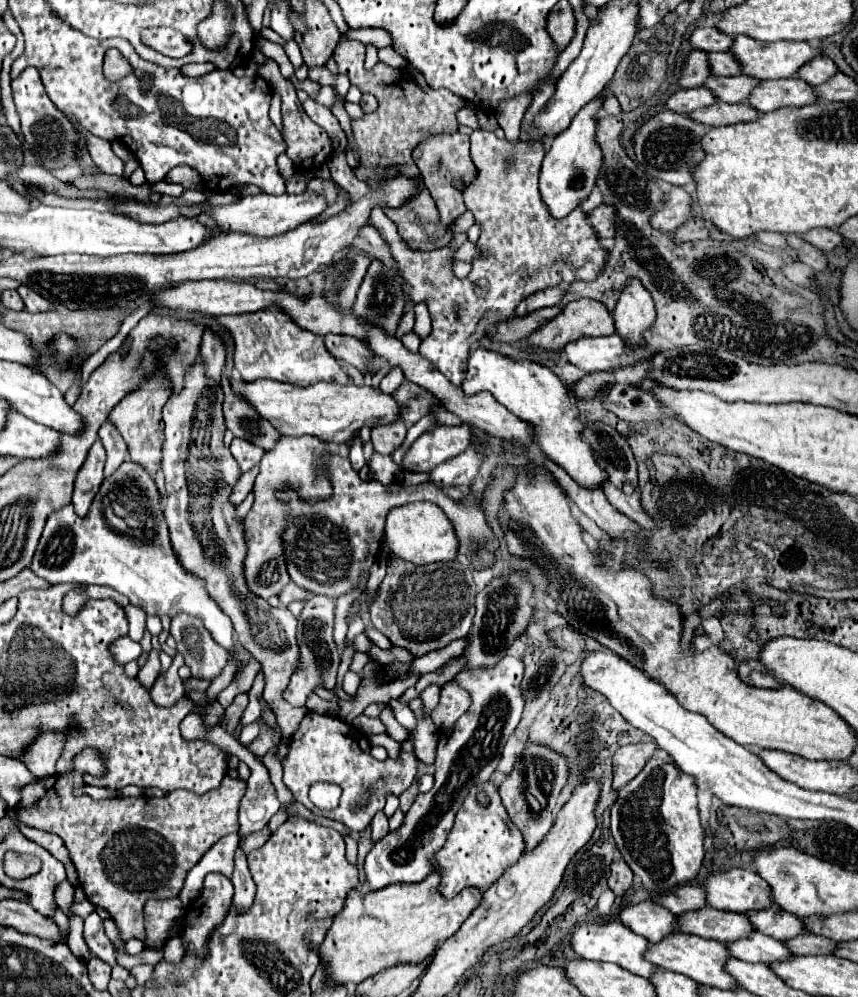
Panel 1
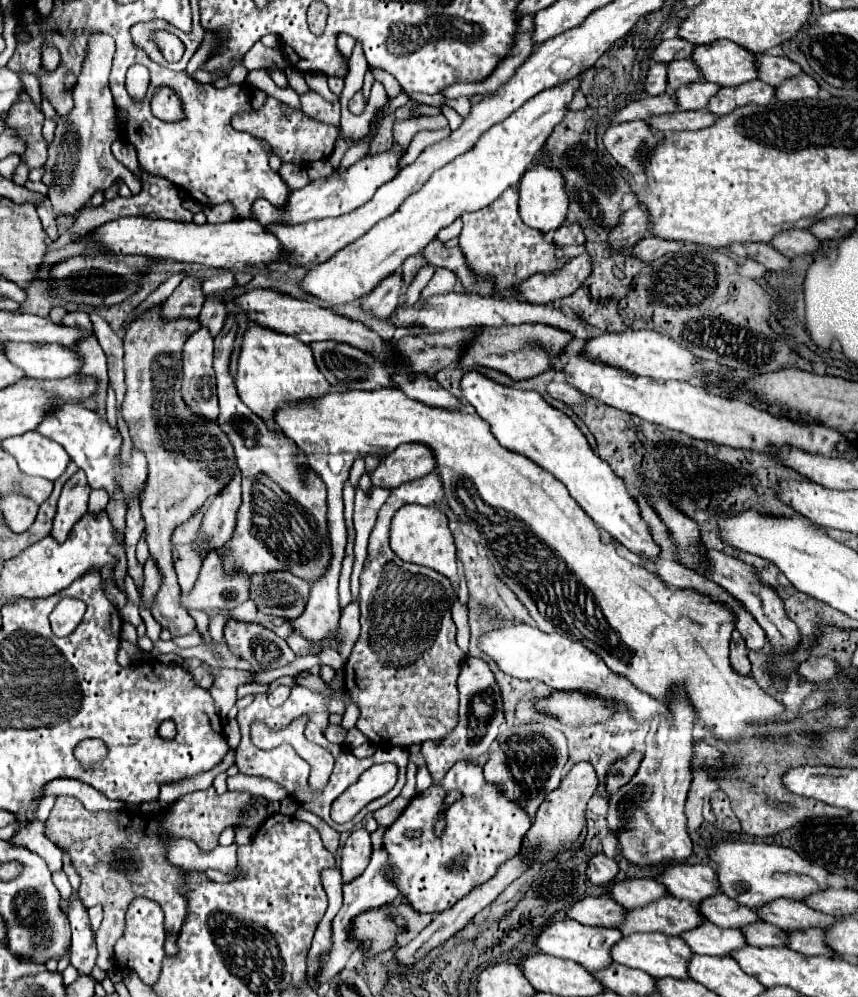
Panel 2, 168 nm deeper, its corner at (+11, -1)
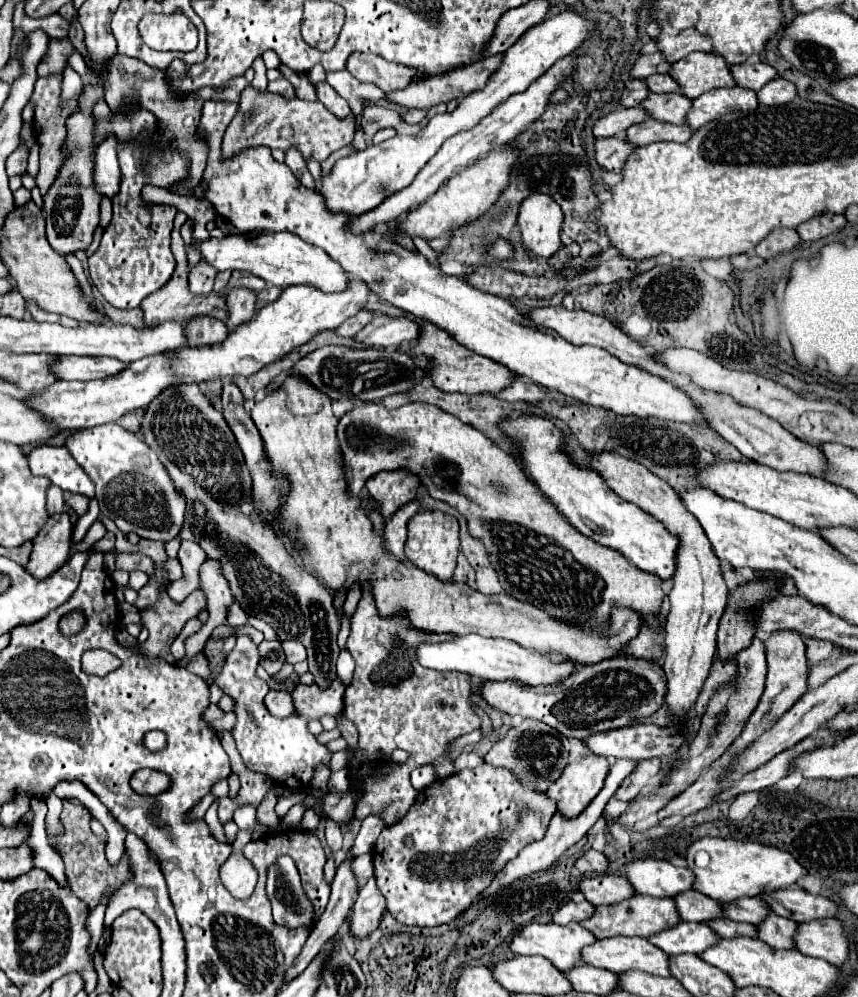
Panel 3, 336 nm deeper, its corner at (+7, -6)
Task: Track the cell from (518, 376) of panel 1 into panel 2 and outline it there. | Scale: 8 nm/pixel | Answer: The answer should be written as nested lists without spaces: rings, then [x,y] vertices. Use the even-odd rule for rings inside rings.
[[[466,371],[462,375],[460,391],[462,397],[476,409],[476,413],[490,423],[490,429],[500,445],[532,459],[558,481],[562,481],[570,497],[586,511],[588,517],[592,517],[598,527],[606,529],[626,549],[644,559],[656,557],[660,553],[658,545],[652,541],[648,525],[640,519],[638,505],[628,493],[624,481],[616,477],[610,465],[592,451],[584,433],[566,413],[548,405],[536,391],[518,391],[514,387],[500,385],[478,371]]]

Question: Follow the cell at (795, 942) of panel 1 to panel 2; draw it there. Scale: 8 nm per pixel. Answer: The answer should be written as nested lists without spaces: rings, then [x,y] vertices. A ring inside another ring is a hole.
[[[756,923],[756,925],[748,925],[742,927],[748,945],[754,947],[786,947],[788,941],[788,933],[782,929],[776,929],[776,925],[770,923]]]

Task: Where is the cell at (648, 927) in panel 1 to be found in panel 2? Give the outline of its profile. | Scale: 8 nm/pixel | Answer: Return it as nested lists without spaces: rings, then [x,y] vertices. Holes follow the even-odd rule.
[[[584,897],[582,901],[576,901],[572,909],[566,911],[570,919],[576,919],[578,923],[592,925],[592,927],[612,927],[618,929],[618,925],[624,923],[624,915],[628,911],[618,903],[612,901],[612,897]]]

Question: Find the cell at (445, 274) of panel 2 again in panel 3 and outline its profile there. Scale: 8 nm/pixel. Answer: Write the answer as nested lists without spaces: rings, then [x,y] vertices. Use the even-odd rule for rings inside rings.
[[[414,238],[414,246],[416,246],[418,251],[425,256],[430,263],[434,264],[434,266],[438,268],[438,257],[425,240],[422,240],[422,238]]]

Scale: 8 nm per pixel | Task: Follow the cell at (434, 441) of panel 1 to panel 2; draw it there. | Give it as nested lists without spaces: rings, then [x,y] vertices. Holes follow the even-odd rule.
[[[400,445],[396,453],[388,453],[370,475],[374,487],[394,489],[404,481],[412,481],[424,477],[434,471],[436,457],[432,457],[432,449],[428,445]]]

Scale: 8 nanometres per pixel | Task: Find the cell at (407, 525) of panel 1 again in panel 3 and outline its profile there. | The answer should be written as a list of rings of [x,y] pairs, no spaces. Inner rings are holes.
[[[424,510],[418,512],[408,522],[408,540],[406,540],[404,554],[420,570],[426,570],[428,574],[436,574],[440,580],[448,582],[452,580],[458,552],[460,552],[460,538],[458,538],[458,520],[454,516],[444,512]]]

